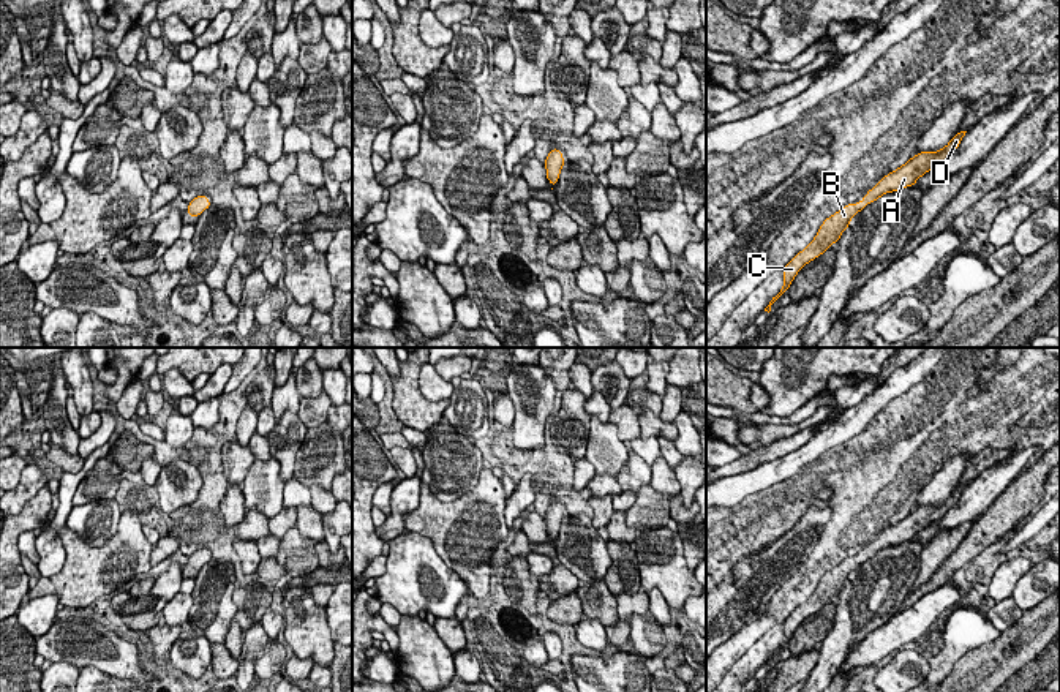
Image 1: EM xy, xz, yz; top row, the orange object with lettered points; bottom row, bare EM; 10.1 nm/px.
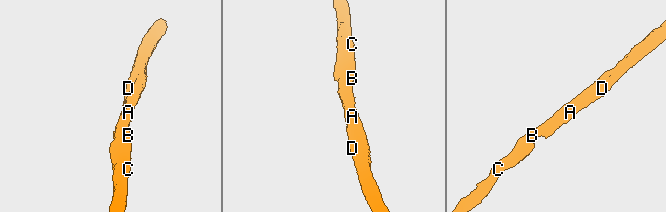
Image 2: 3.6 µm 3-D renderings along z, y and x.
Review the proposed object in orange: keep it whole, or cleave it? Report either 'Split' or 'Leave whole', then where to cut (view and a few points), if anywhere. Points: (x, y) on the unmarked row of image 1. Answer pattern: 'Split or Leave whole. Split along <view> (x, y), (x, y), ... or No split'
Leave whole. No split

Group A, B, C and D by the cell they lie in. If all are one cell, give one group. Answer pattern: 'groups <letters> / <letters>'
groups A B C D

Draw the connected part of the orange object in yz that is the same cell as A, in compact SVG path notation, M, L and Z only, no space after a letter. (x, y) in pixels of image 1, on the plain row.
M960 485L946 501L938 506L921 506L910 512L899 523L885 529L861 556L847 558L844 562L836 566L833 570L826 572L820 580L817 589L809 597L807 602L799 605L784 622L784 640L776 651L766 659L765 665L771 665L771 659L779 654L784 646L790 641L791 635L798 626L810 615L823 608L834 596L840 594L842 586L850 580L850 574L856 570L867 558L875 556L880 550L899 545L905 540L913 540L916 534L929 526L930 523L940 520L960 498L967 485Z

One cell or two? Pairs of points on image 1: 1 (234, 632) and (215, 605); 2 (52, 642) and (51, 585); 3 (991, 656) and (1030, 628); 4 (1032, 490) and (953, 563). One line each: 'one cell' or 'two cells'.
1: two cells
2: two cells
3: one cell
4: one cell

